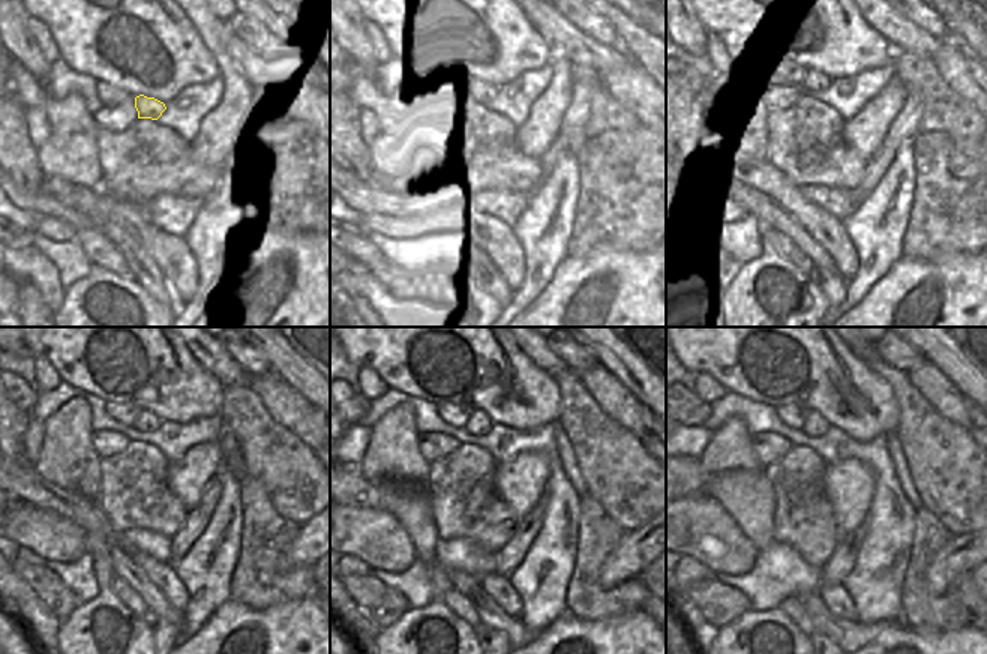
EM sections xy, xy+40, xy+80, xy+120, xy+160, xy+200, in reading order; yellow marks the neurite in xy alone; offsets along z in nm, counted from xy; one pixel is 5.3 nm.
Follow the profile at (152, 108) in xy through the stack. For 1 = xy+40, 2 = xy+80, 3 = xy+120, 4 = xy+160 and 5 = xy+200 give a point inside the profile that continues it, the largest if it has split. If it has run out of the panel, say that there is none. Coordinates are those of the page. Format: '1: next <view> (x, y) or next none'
1: next xy+40 (476, 95)
2: next xy+80 (813, 83)
3: next xy+120 (144, 422)
4: next xy+160 (479, 423)
5: next xy+200 (813, 425)

